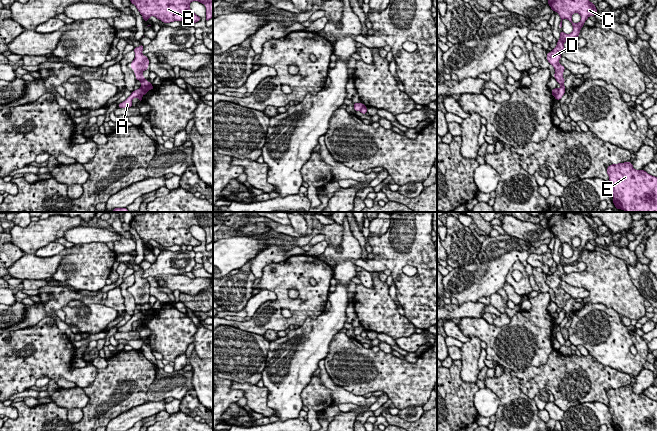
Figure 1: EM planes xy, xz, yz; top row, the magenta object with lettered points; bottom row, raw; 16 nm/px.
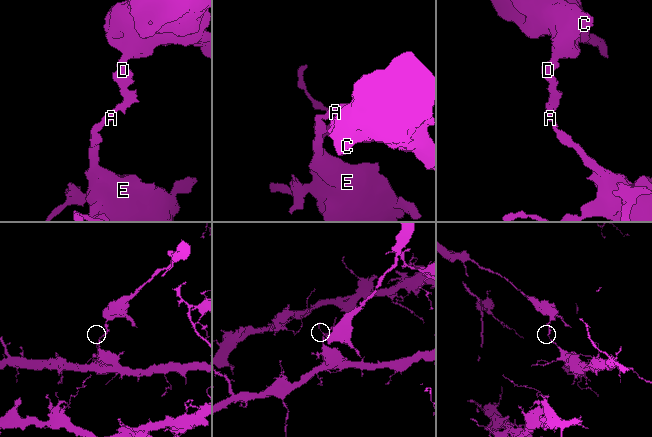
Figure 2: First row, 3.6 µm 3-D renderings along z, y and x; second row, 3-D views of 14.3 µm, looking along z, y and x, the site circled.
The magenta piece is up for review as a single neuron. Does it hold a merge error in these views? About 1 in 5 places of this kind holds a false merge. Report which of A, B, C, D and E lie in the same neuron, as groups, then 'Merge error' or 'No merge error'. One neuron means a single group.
Groups: A E / B C D. Merge error

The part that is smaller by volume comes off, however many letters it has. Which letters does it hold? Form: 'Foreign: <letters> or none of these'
Foreign: B, C, D

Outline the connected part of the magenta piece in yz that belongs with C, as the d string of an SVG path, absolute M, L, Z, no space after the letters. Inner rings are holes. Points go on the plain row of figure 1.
M564 212L560 215L553 215L548 220L548 229L551 233L557 236L561 242L559 247L559 253L562 253L562 244L567 243L573 250L573 255L570 258L560 255L560 263L557 265L557 270L547 277L548 286L554 291L554 302L557 307L561 309L558 313L559 317L555 320L558 325L565 318L565 310L563 309L565 303L563 302L563 296L565 291L559 288L559 284L562 281L561 276L564 274L565 265L574 265L579 261L581 252L584 250L585 245L589 240L595 240L598 237L595 229L590 226L584 219L582 214L574 214ZM578 237L581 240L579 247L572 246L572 238Z

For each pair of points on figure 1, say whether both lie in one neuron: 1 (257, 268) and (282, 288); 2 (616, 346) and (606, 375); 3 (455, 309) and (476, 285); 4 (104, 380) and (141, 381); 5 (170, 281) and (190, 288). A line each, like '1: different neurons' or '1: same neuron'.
1: different neurons
2: different neurons
3: different neurons
4: same neuron
5: same neuron

